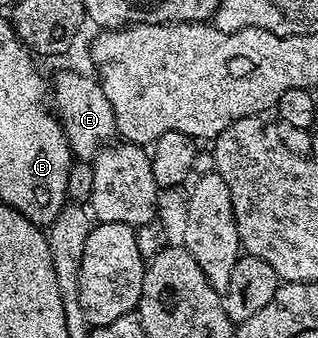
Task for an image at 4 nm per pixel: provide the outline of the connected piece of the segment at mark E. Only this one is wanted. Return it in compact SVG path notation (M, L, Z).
M60 73L56 82L53 80L50 85L50 101L54 112L64 126L68 145L81 161L92 161L118 133L114 107L110 107L110 99L106 99L103 84L93 77L87 77L84 73Z

